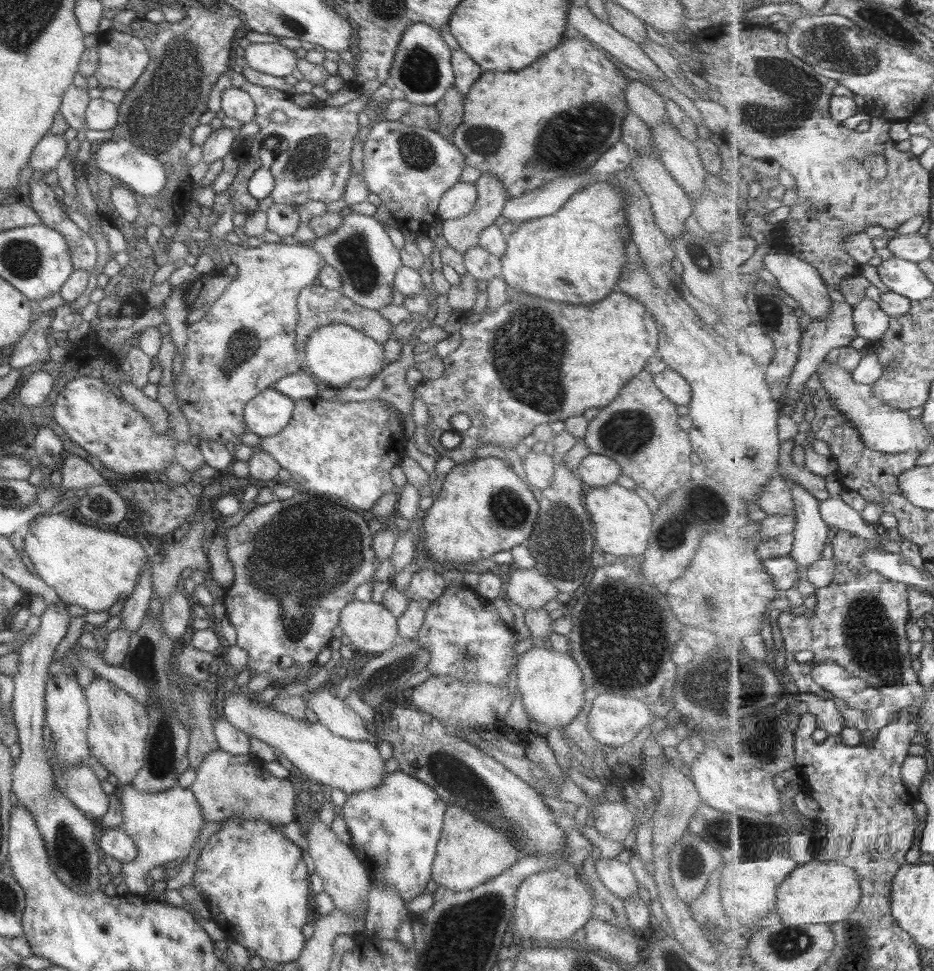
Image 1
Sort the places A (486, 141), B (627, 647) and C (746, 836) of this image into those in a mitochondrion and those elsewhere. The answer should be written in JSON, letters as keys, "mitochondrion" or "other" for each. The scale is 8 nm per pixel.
{"A":"mitochondrion","B":"mitochondrion","C":"mitochondrion"}

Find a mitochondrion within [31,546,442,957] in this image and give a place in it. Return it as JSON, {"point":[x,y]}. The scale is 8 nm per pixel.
{"point":[72,855]}

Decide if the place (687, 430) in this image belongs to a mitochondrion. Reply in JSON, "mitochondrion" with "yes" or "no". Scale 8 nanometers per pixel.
{"mitochondrion":"no"}

